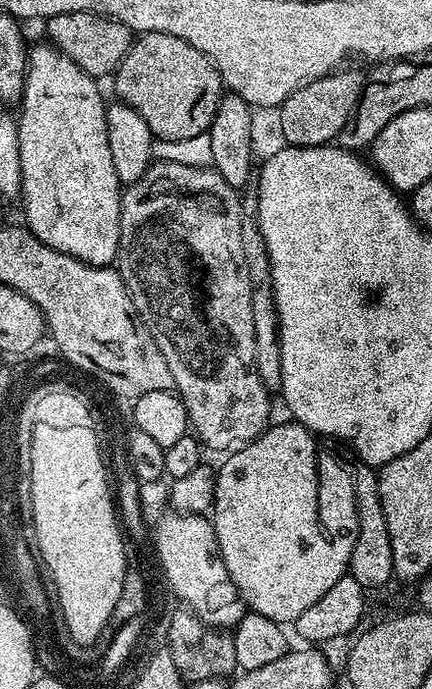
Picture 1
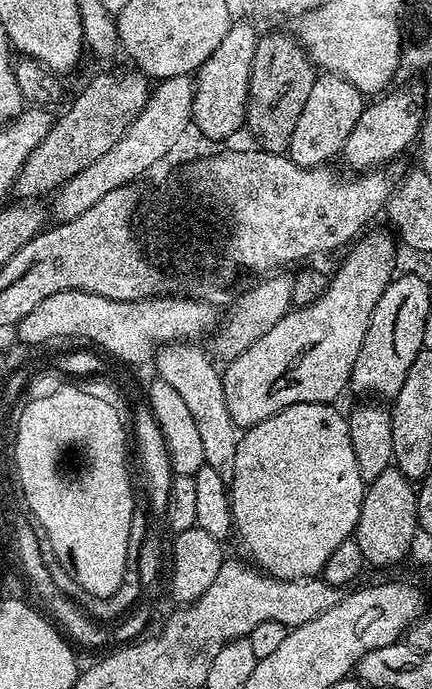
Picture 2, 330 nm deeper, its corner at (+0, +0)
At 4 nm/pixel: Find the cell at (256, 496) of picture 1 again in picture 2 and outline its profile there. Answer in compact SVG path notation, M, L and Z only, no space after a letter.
M295 404L289 408L284 408L278 414L252 425L239 437L237 453L234 457L234 470L230 477L232 523L235 535L238 534L244 539L249 554L260 562L259 567L267 575L274 576L277 580L306 580L319 577L326 566L326 558L330 558L330 554L334 554L334 550L338 550L338 546L342 546L342 542L349 540L355 533L356 523L362 510L365 487L366 481L358 470L358 458L354 458L350 430L343 411L340 413L332 404Z

